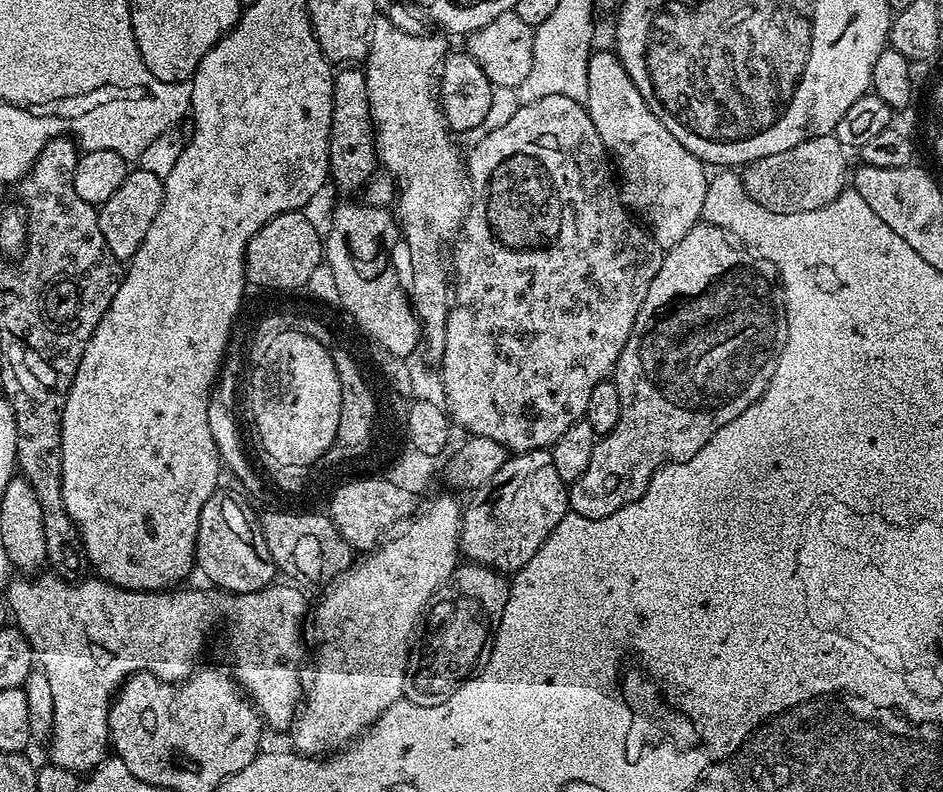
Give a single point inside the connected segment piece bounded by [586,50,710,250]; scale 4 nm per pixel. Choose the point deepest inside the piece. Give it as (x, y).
(658, 179)

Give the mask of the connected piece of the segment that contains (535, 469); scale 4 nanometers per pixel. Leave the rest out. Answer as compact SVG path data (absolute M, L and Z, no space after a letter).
M539 448L533 452L518 452L505 459L502 470L494 474L481 488L471 493L472 501L466 504L460 519L460 551L465 561L473 564L485 564L488 568L505 574L514 574L546 542L546 538L562 522L562 518L569 515L568 488L566 481L558 478L558 469L554 467L551 451Z

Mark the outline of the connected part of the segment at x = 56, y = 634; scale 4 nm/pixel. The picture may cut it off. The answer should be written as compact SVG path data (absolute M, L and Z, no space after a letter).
M36 574L31 578L20 578L24 580L10 581L6 603L15 627L19 628L22 635L30 642L35 663L38 665L39 671L46 674L46 678L50 682L50 690L54 694L54 726L52 727L50 737L50 745L52 744L51 763L62 766L66 770L77 774L91 773L92 769L98 767L109 755L110 731L108 729L108 711L111 710L112 701L116 693L119 692L120 687L124 685L124 681L130 676L135 676L137 672L149 672L154 674L159 680L165 680L171 684L187 680L197 667L198 661L196 659L199 658L200 651L204 648L204 639L219 624L224 624L224 632L228 635L228 652L232 655L230 671L236 683L244 689L245 696L256 705L256 709L260 711L260 715L269 729L291 729L294 717L297 715L298 709L302 704L302 668L300 672L300 663L303 660L305 663L306 660L304 644L300 641L300 623L304 620L304 596L298 589L291 588L288 584L280 584L281 582L273 582L268 587L257 592L238 592L235 594L229 594L223 590L213 590L208 586L196 589L181 587L179 590L165 590L163 592L135 592L129 588L119 588L116 584L109 584L108 581L99 578L85 578L79 582L69 582L55 574L47 574L48 576L40 575L44 574Z

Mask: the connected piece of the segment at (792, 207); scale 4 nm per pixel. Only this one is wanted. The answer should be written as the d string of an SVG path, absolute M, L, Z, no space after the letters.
M835 135L798 142L798 146L782 150L782 154L766 154L766 158L758 158L743 165L742 179L746 194L750 194L758 206L774 210L774 214L802 214L806 210L822 210L822 206L834 202L834 198L845 191L850 168L848 172L848 160L844 156L847 156L846 150Z

